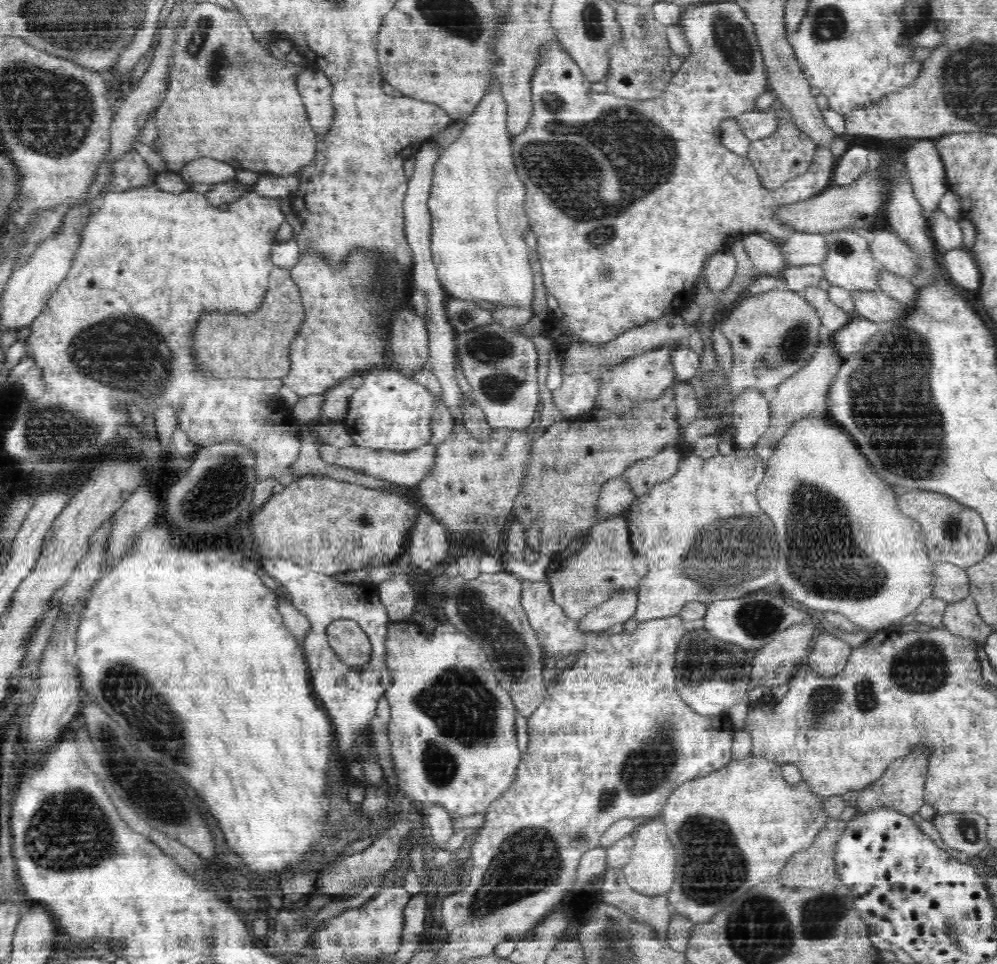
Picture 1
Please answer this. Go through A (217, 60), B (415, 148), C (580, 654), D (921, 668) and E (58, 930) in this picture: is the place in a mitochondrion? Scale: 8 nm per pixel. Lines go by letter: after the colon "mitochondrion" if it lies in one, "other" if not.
A: mitochondrion
B: other
C: other
D: mitochondrion
E: other

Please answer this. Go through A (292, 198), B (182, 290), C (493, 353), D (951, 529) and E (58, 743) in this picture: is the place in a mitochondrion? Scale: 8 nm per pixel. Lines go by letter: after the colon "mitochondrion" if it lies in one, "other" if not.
A: other
B: other
C: mitochondrion
D: mitochondrion
E: other

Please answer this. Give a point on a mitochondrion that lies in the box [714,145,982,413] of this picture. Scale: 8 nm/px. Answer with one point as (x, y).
(793, 344)

